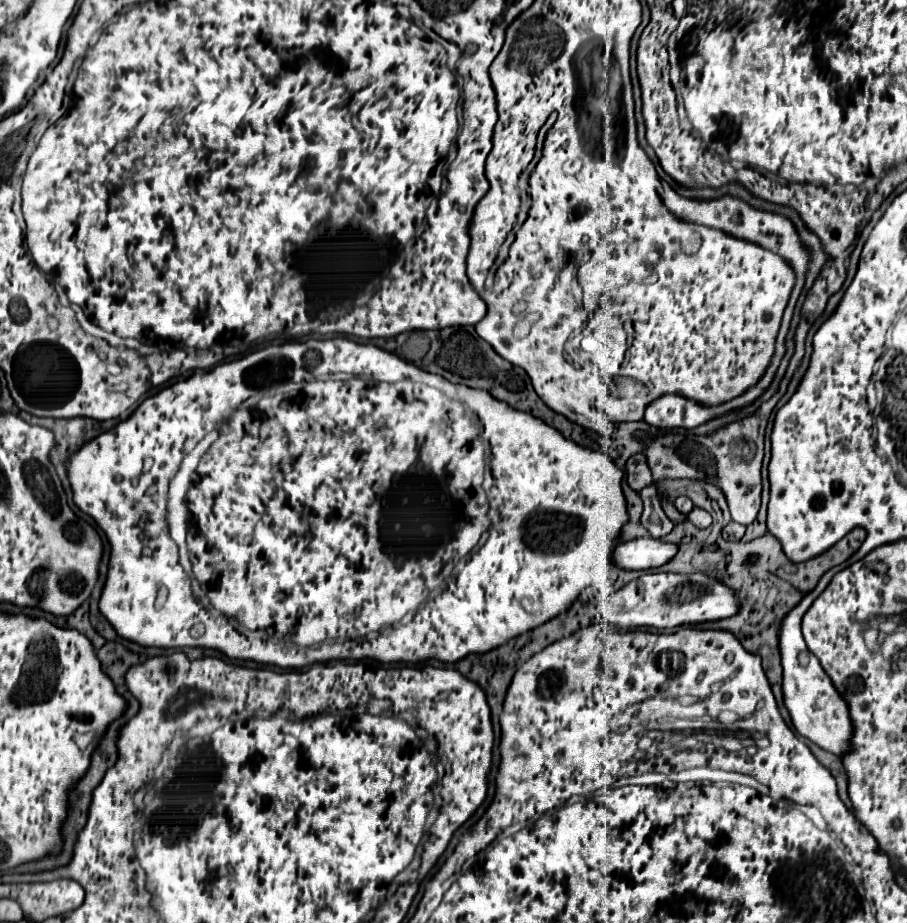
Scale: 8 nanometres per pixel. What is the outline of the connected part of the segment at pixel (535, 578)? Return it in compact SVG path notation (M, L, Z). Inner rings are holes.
M344 336L310 339L305 342L288 342L282 346L266 346L266 348L252 352L244 358L220 363L210 372L192 374L188 380L176 382L176 384L160 390L158 394L146 398L130 414L130 418L118 422L110 432L100 434L90 442L84 442L76 452L72 452L68 456L64 466L66 466L68 480L70 480L74 504L84 514L88 514L96 520L96 524L104 530L104 534L110 542L110 564L108 564L108 574L106 574L106 582L102 588L98 608L108 618L108 622L114 626L118 636L122 636L130 642L136 642L140 646L154 646L154 648L186 648L186 646L198 648L200 646L200 648L218 650L232 660L252 660L258 664L270 664L270 666L280 666L280 668L304 668L304 666L310 666L314 662L362 660L362 658L372 658L378 662L414 662L414 664L418 664L422 660L440 660L440 662L450 664L450 662L458 662L458 660L466 658L468 654L482 654L482 652L494 650L496 646L506 644L510 638L516 638L522 632L528 632L528 630L560 616L562 612L566 612L572 606L572 602L578 598L578 594L596 580L598 572L602 572L610 566L612 546L614 546L616 538L620 536L624 524L628 522L628 510L626 510L626 500L624 500L624 492L622 492L624 472L610 460L608 454L596 452L590 448L582 448L582 446L574 444L572 440L566 440L556 428L544 424L540 418L534 418L532 414L514 410L506 402L492 398L484 390L472 390L466 386L456 386L456 384L444 380L442 376L424 372L424 370L416 368L414 364L400 360L392 352L386 352L386 350L370 343L358 344L358 342ZM330 372L348 372L348 374L352 374L352 378L346 382L342 382L342 380L318 380ZM290 382L294 382L290 386L294 390L286 388L286 390L282 390L282 394L273 393L273 391L279 391L280 384L284 386ZM238 406L240 412L244 410L248 413L240 414L236 411L234 414L234 410ZM464 406L468 408L468 414L478 416L480 430L472 422L472 418L464 412ZM212 430L218 430L220 436L208 448L208 452L202 456L200 464L196 468L196 480L190 484L188 494L186 494L186 504L188 504L190 520L192 520L192 524L188 524L186 544L188 544L188 552L190 552L190 562L196 568L196 580L200 584L212 586L206 596L210 600L210 606L220 612L216 616L210 614L204 606L200 606L190 596L190 576L178 564L178 548L170 540L168 526L164 520L166 518L168 480L176 474L182 458L188 452L192 452L192 448L198 444L198 440L202 440ZM468 548L470 550L474 548L470 556L466 552ZM444 580L448 580L446 590L442 594L438 594L436 598L428 600L430 592L440 588ZM410 610L416 612L414 620L404 624L404 626L396 626L396 622L400 622ZM230 620L238 622L240 626L244 626L250 632L262 630L272 638L262 640L262 638L244 636L234 628Z

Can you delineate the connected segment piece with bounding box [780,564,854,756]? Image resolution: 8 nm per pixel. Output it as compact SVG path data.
M840 564L832 570L828 570L822 580L818 582L818 586L804 596L804 600L784 618L782 624L782 632L780 632L780 654L782 654L782 668L784 668L784 682L782 682L782 690L784 690L784 704L792 716L794 728L800 736L808 738L810 742L818 744L820 748L842 756L844 752L848 754L852 750L852 720L850 720L850 710L848 710L848 702L840 696L840 692L832 686L832 680L828 678L828 674L824 672L819 660L806 648L802 632L800 632L800 622L802 616L806 614L806 610L812 606L812 602L824 592L824 588L830 584L830 580L834 578L834 574L838 574L840 570L844 570L846 564Z

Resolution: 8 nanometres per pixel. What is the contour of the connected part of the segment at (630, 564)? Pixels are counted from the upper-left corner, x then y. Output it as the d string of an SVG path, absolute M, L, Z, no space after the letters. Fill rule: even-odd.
M640 538L618 544L614 550L614 562L624 570L650 570L670 562L676 552L678 544L668 544L656 538Z

